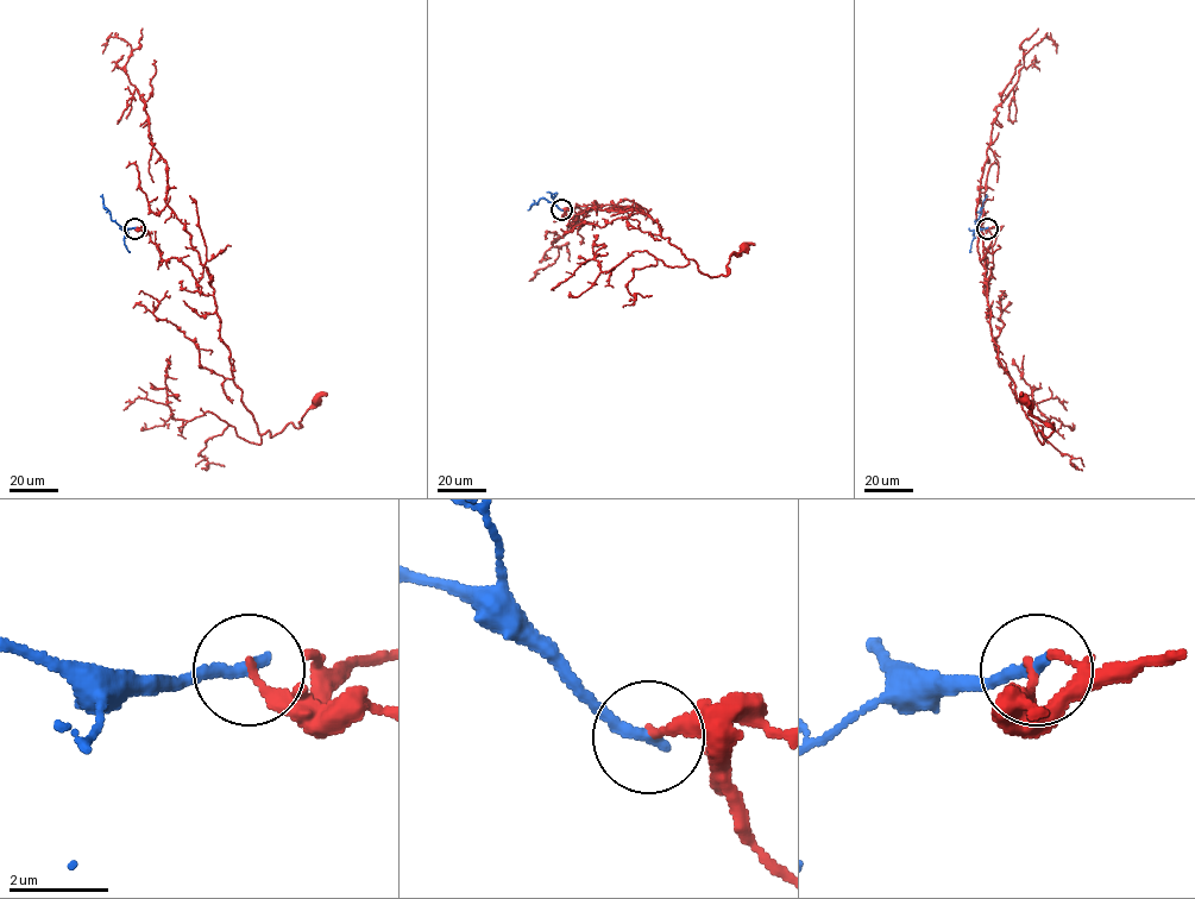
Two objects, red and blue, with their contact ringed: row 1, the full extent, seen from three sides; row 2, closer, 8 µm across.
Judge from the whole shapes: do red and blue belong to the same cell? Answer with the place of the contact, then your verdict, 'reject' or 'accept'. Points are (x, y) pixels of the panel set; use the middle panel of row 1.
place (561, 209); reject

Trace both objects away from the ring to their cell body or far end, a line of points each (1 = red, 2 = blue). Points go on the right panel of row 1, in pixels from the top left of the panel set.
1: (986, 227), (1002, 226), (985, 253), (991, 335), (1035, 432), (1048, 437), (1054, 422), (1035, 417), (1024, 400)
2: (987, 227), (981, 228), (975, 221), (986, 194)

